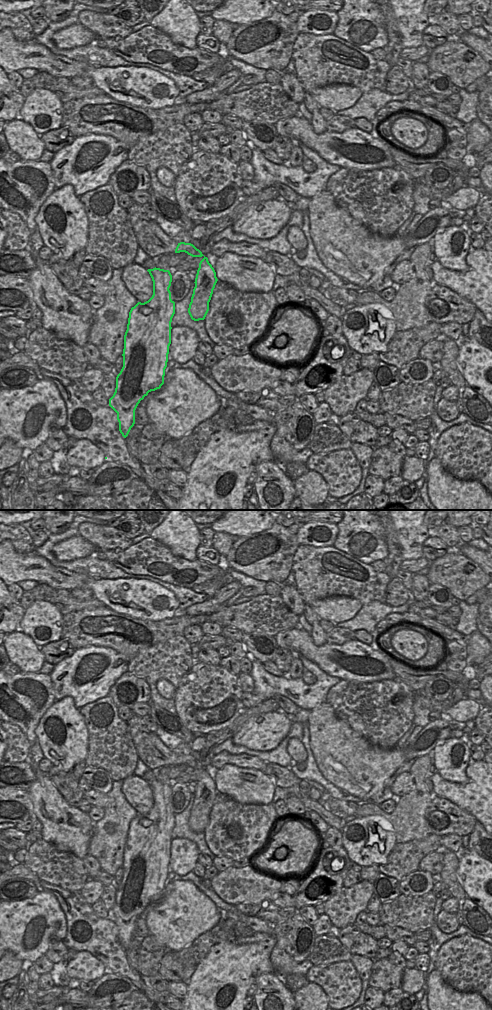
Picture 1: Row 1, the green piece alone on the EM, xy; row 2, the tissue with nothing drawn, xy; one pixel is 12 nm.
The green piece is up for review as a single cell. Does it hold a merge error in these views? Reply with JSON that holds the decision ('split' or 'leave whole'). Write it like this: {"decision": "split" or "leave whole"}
{"decision": "leave whole"}

